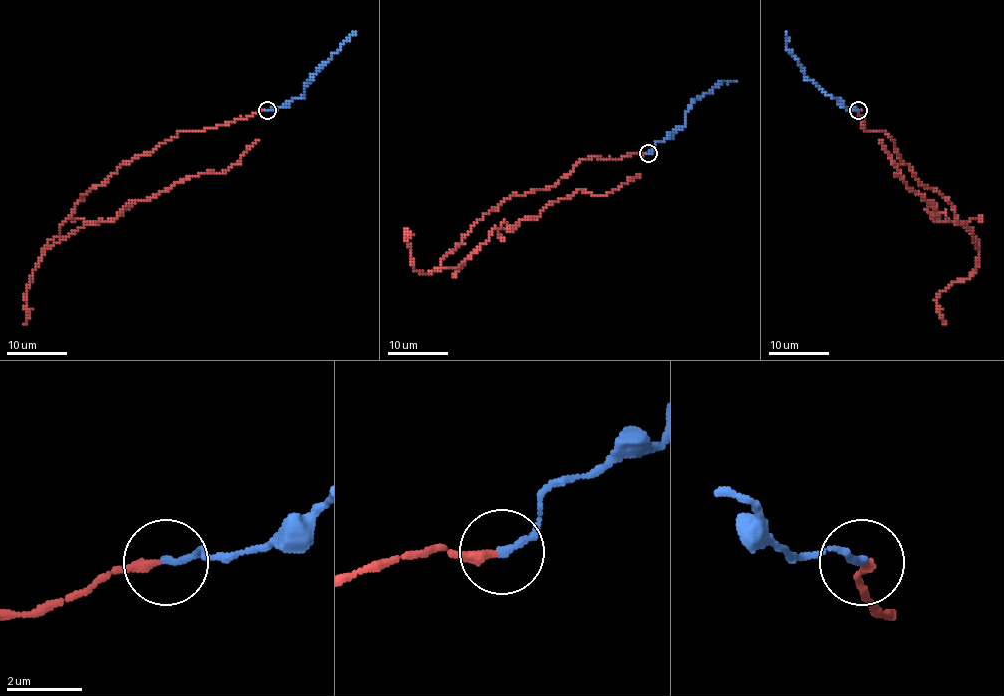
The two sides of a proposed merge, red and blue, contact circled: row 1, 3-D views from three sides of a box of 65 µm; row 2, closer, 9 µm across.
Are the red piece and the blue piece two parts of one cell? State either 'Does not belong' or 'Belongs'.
Does not belong

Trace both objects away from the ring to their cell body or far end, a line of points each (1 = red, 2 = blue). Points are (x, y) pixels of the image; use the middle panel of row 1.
1: (647, 152), (580, 160), (550, 187), (514, 195), (429, 273), (457, 269), (503, 223), (639, 175)
2: (648, 152), (656, 142), (671, 137), (683, 127), (686, 110), (693, 100), (708, 94), (720, 82), (737, 80)

